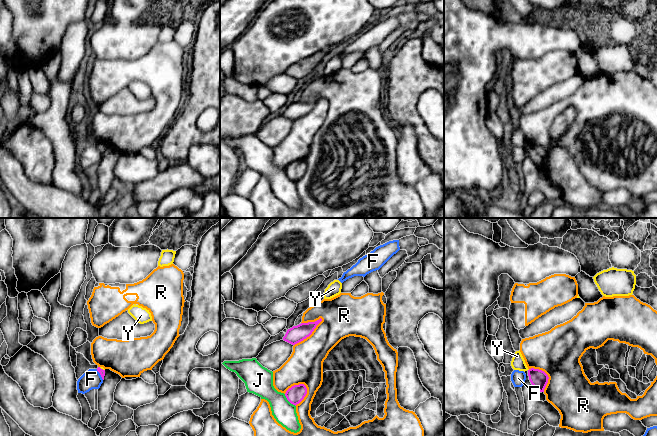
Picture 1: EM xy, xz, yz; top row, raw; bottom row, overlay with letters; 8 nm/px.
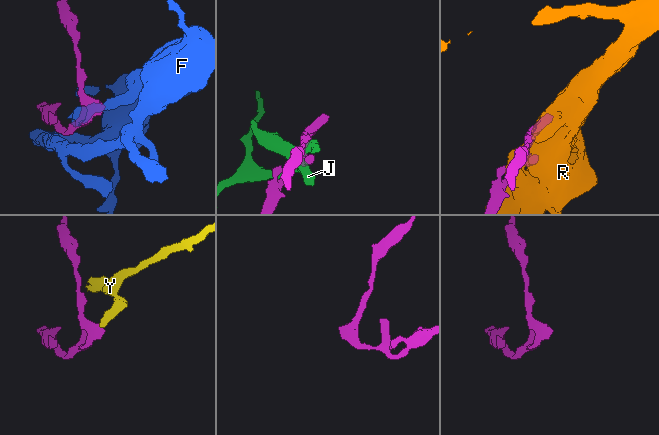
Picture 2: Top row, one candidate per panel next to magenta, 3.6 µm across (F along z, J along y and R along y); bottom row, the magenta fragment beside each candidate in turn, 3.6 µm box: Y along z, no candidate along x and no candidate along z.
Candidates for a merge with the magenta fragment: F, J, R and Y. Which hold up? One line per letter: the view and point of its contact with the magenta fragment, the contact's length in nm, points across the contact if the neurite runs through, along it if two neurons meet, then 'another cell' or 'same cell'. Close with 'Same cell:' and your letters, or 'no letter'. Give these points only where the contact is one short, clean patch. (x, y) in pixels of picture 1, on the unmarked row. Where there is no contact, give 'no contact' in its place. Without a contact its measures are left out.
F: contact xy (100, 150); length 110 nm; another cell
J: contact xz (289, 177); length 140 nm; another cell
R: contact xz (310, 110); length 320 nm; another cell
Y: contact xy (102, 145); length 50 nm; border xy (99, 143), (104, 146); another cell
Same cell: no letter

